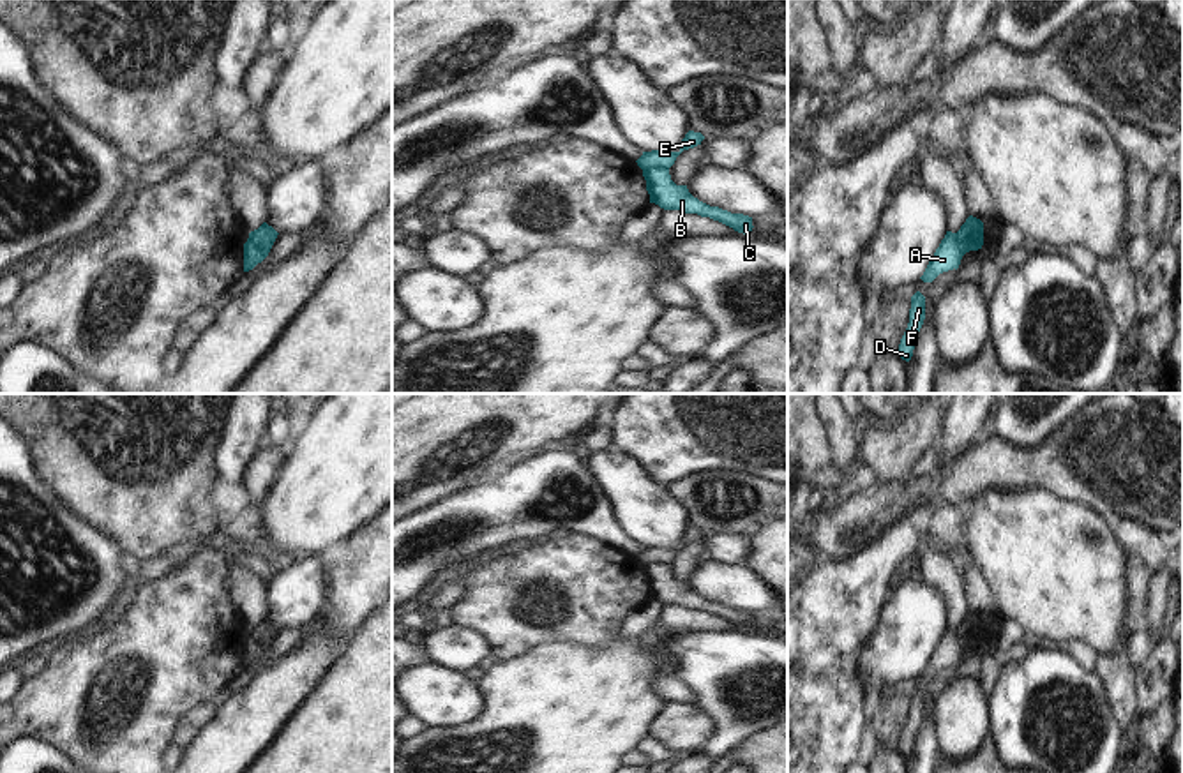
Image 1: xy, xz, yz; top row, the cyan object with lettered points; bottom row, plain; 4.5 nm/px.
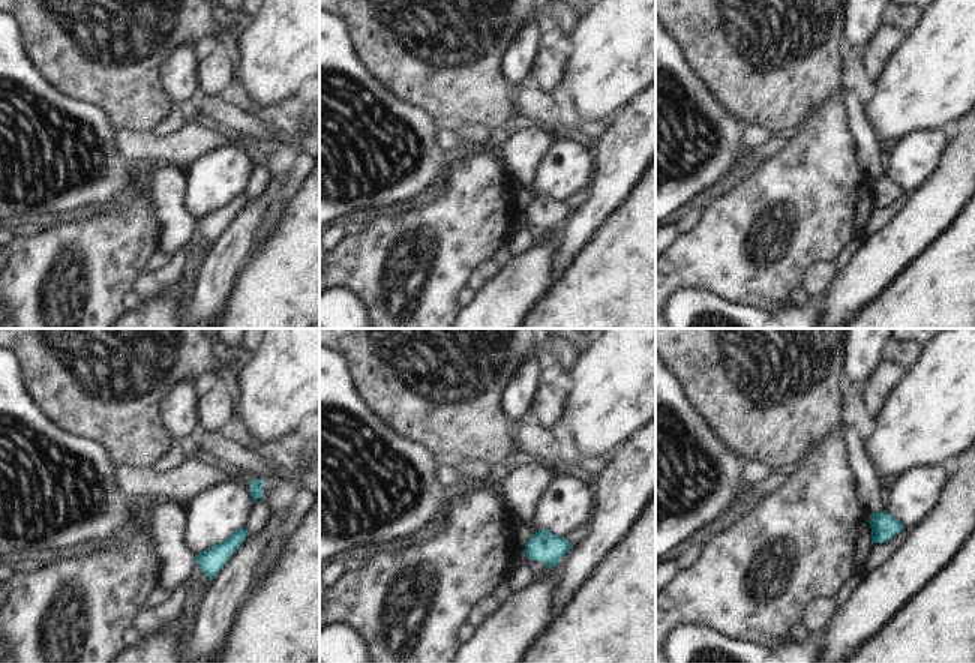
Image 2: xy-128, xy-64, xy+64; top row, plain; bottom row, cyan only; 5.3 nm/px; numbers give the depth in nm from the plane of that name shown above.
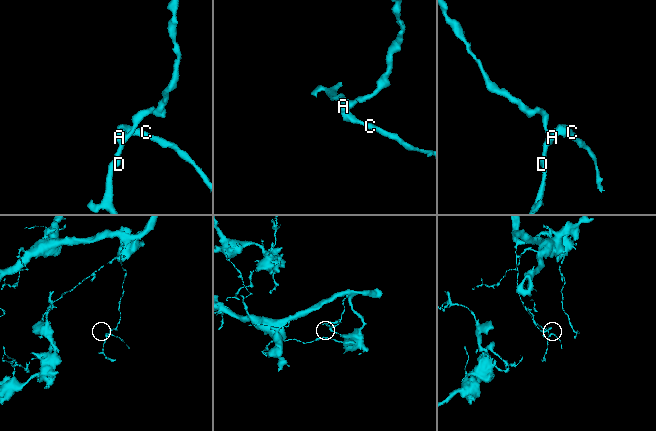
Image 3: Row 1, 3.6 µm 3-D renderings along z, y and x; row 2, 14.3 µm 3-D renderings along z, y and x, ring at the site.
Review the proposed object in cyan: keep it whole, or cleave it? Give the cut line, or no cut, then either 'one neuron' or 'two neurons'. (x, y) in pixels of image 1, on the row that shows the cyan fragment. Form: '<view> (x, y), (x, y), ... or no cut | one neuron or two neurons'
xz (668, 168), (647, 168), (643, 172) | two neurons

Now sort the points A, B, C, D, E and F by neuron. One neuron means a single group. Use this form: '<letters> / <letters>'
A D E F / B C

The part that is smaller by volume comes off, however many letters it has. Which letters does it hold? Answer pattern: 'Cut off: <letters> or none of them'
Cut off: B, C

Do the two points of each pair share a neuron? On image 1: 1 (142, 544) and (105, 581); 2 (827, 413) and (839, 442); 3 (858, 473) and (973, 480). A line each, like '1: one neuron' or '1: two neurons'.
1: two neurons
2: one neuron
3: two neurons

